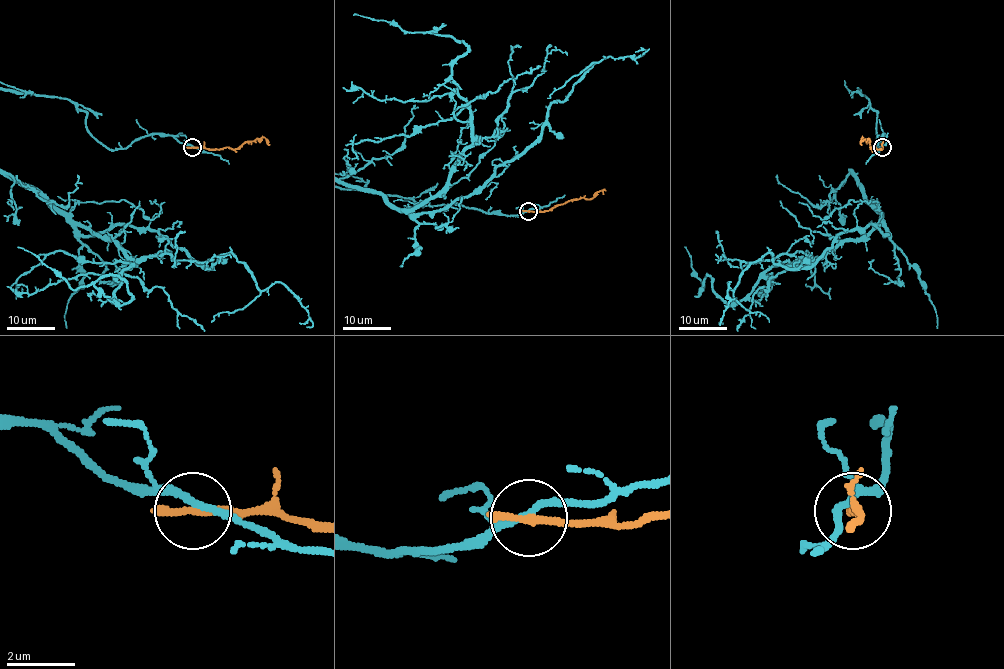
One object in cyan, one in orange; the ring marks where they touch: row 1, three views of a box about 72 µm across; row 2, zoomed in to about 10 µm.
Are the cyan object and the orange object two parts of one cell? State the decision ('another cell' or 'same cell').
another cell

